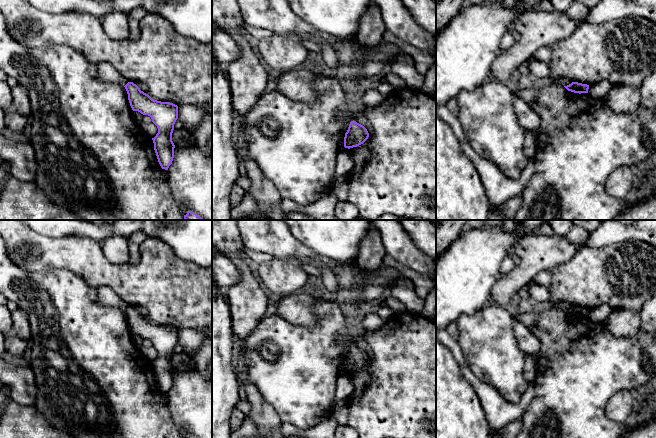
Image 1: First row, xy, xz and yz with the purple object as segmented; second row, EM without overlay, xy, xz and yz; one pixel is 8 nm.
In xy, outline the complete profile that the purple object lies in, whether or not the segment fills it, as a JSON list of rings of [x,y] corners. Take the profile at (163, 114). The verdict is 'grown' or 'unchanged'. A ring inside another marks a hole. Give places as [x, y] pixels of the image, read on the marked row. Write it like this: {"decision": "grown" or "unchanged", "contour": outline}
{"decision": "unchanged", "contour": [[[128,82],[124,87],[132,110],[150,116],[157,126],[158,133],[152,138],[154,150],[161,168],[168,170],[174,158],[172,133],[178,119],[178,106],[152,99],[133,82]]]}

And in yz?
{"decision": "unchanged", "contour": [[[572,82],[571,84],[564,86],[568,91],[574,93],[588,93],[589,85],[578,82]]]}

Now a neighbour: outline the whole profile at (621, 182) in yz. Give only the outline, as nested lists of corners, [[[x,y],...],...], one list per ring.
[[[618,167],[610,174],[605,186],[609,195],[625,200],[626,196],[637,188],[637,182],[630,168]]]

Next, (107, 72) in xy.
[[[102,62],[97,64],[97,70],[102,80],[125,86],[129,81],[121,76],[117,70],[109,63]]]

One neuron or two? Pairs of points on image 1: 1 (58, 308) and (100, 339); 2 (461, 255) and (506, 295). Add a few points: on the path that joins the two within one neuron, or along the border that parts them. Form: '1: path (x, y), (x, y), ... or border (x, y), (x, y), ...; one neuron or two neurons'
1: path (68, 318), (90, 339); one neuron
2: border (502, 274), (493, 286), (490, 295); two neurons

